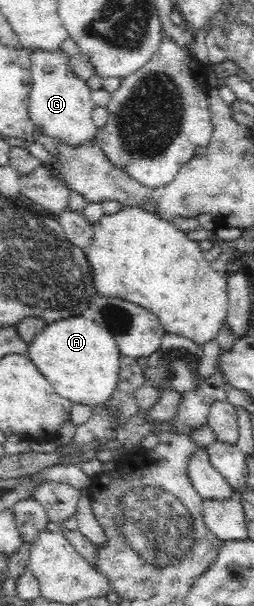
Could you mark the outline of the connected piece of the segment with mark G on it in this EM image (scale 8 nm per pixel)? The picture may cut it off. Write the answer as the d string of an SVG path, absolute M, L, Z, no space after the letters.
M32 50L31 90L29 93L29 118L34 124L33 137L45 135L52 141L65 142L67 146L89 143L97 137L99 128L94 123L92 112L95 108L91 100L93 91L88 84L69 68L65 51Z

